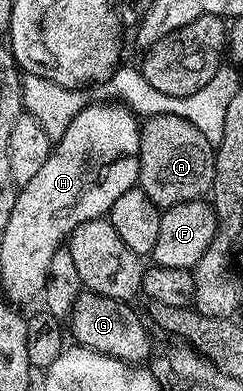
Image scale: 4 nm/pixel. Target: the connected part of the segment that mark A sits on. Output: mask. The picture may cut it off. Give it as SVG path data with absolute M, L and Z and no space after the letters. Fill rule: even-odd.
M158 114L142 123L139 132L139 181L137 186L138 189L145 192L145 196L149 196L149 200L153 200L153 204L166 208L182 202L202 199L210 195L214 179L215 147L209 144L209 140L205 140L205 136L201 136L201 132L197 132L197 128L193 128L193 124L189 124L189 120L172 114Z

